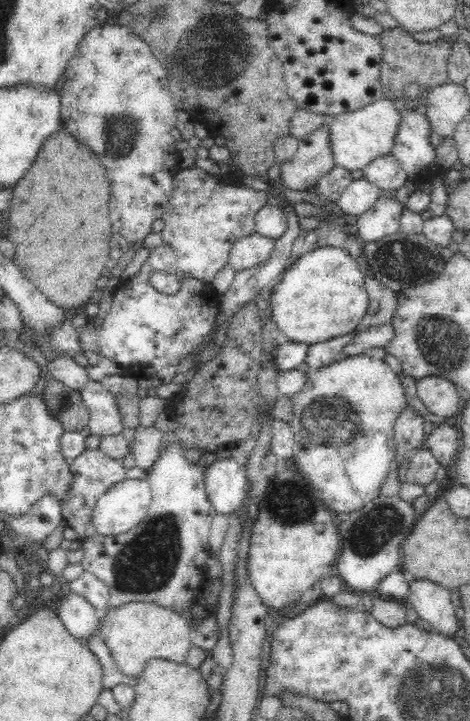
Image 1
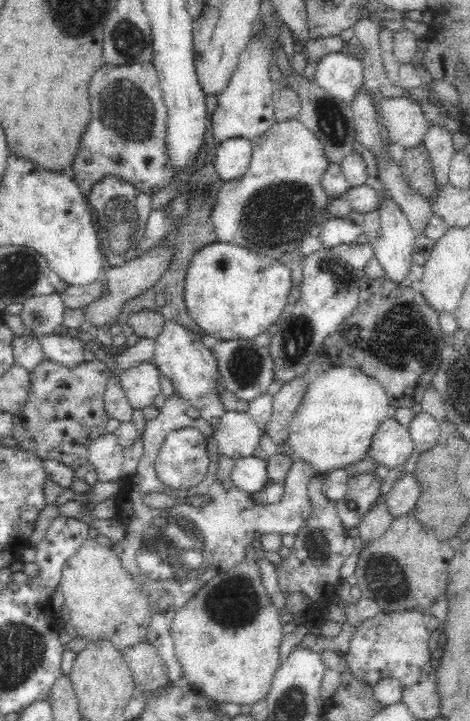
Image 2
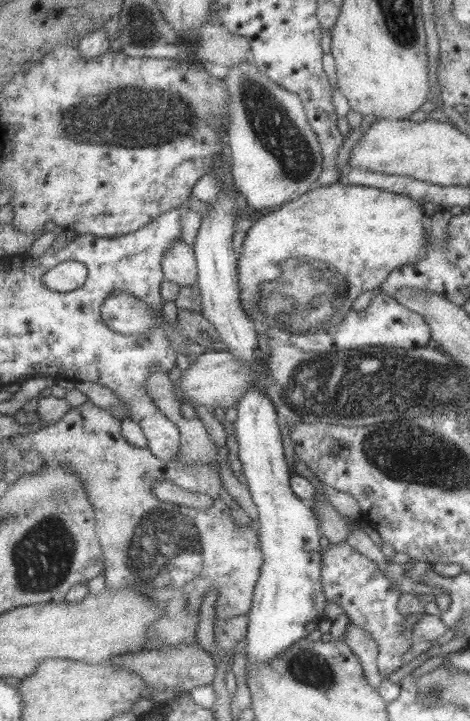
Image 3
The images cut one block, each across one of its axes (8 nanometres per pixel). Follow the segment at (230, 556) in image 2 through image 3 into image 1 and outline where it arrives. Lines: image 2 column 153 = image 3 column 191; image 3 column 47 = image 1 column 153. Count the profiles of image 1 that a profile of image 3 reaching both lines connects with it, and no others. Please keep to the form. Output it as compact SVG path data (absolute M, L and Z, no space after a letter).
M154 426L135 428L135 442L133 444L136 467L142 471L150 471L160 454L160 446L164 440L165 432Z

